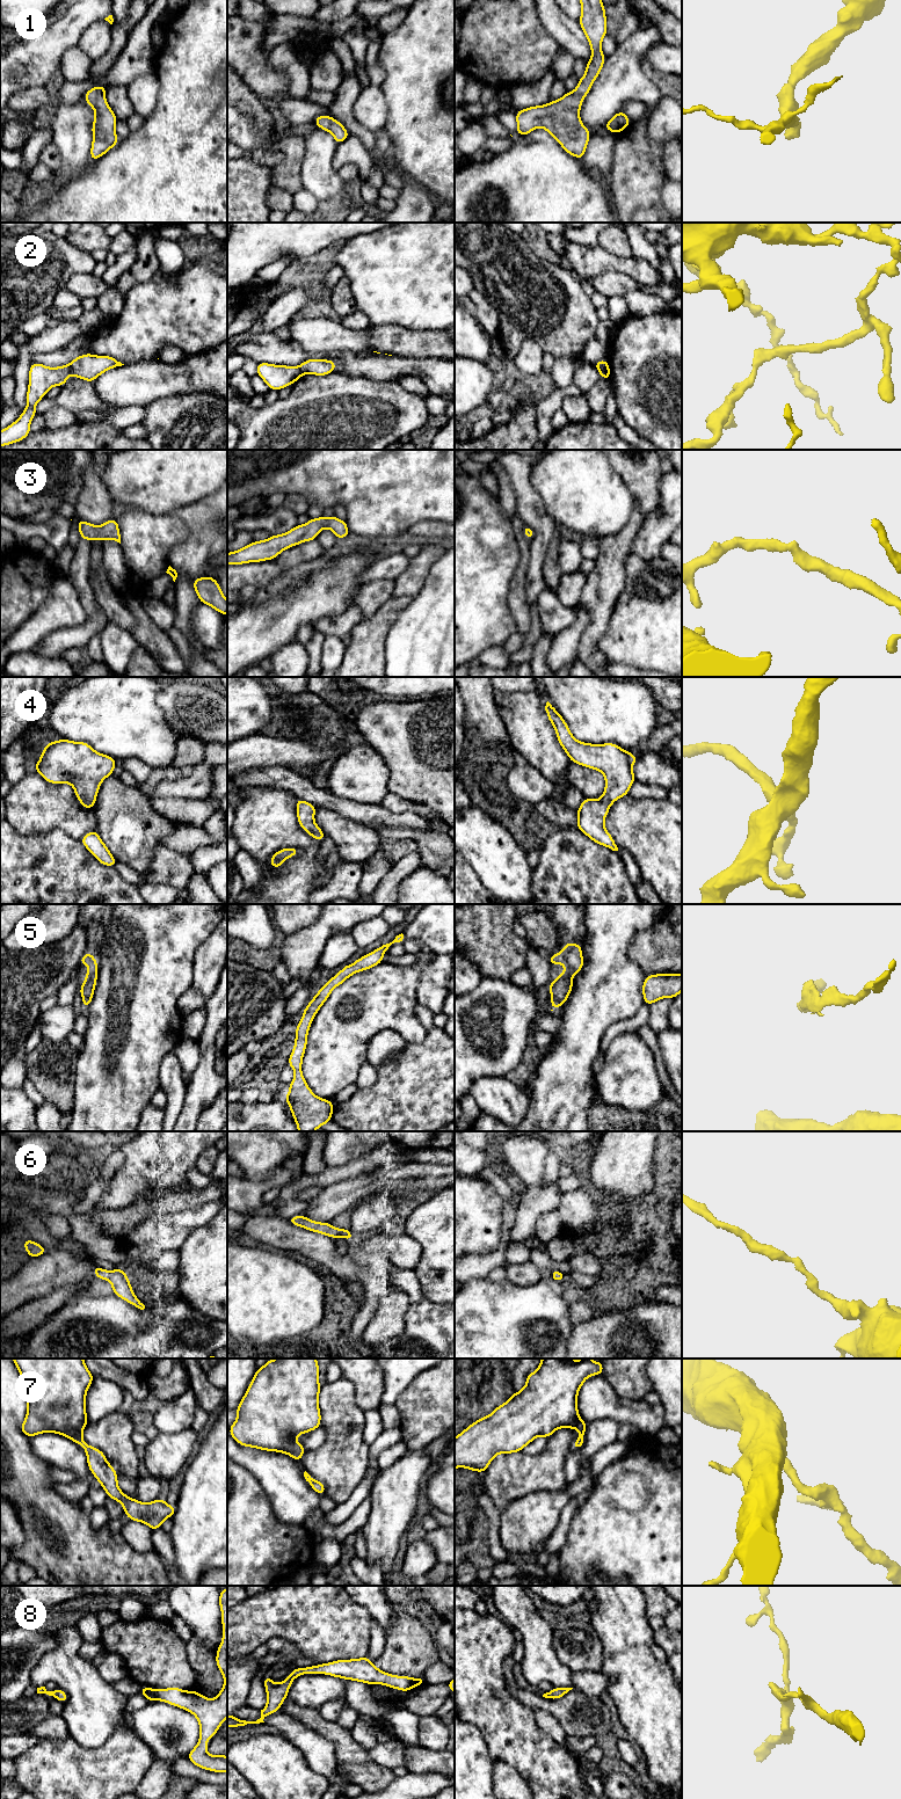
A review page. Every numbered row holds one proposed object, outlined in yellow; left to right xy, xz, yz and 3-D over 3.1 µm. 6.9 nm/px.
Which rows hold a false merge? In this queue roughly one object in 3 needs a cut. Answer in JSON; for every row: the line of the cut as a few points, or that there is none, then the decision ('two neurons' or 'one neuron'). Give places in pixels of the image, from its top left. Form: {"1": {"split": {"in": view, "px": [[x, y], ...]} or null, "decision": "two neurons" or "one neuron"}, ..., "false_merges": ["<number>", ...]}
{"1": {"split": null, "decision": "one neuron"}, "2": {"split": {"in": "yz", "px": [[607, 361], [600, 372]]}, "decision": "two neurons"}, "3": {"split": null, "decision": "one neuron"}, "4": {"split": null, "decision": "one neuron"}, "5": {"split": null, "decision": "one neuron"}, "6": {"split": null, "decision": "one neuron"}, "7": {"split": null, "decision": "one neuron"}, "8": {"split": null, "decision": "one neuron"}, "false_merges": ["2"]}

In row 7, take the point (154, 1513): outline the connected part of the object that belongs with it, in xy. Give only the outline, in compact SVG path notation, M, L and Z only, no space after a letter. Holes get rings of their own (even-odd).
M12 1359L19 1369L27 1389L27 1415L21 1425L22 1433L32 1437L42 1433L60 1434L85 1449L87 1464L93 1476L99 1480L107 1495L123 1505L124 1514L131 1521L148 1525L152 1530L160 1529L162 1522L173 1517L176 1507L169 1506L162 1498L148 1503L125 1495L117 1483L117 1473L107 1461L104 1454L86 1444L82 1432L88 1423L86 1414L86 1393L94 1376L85 1364L83 1359Z

